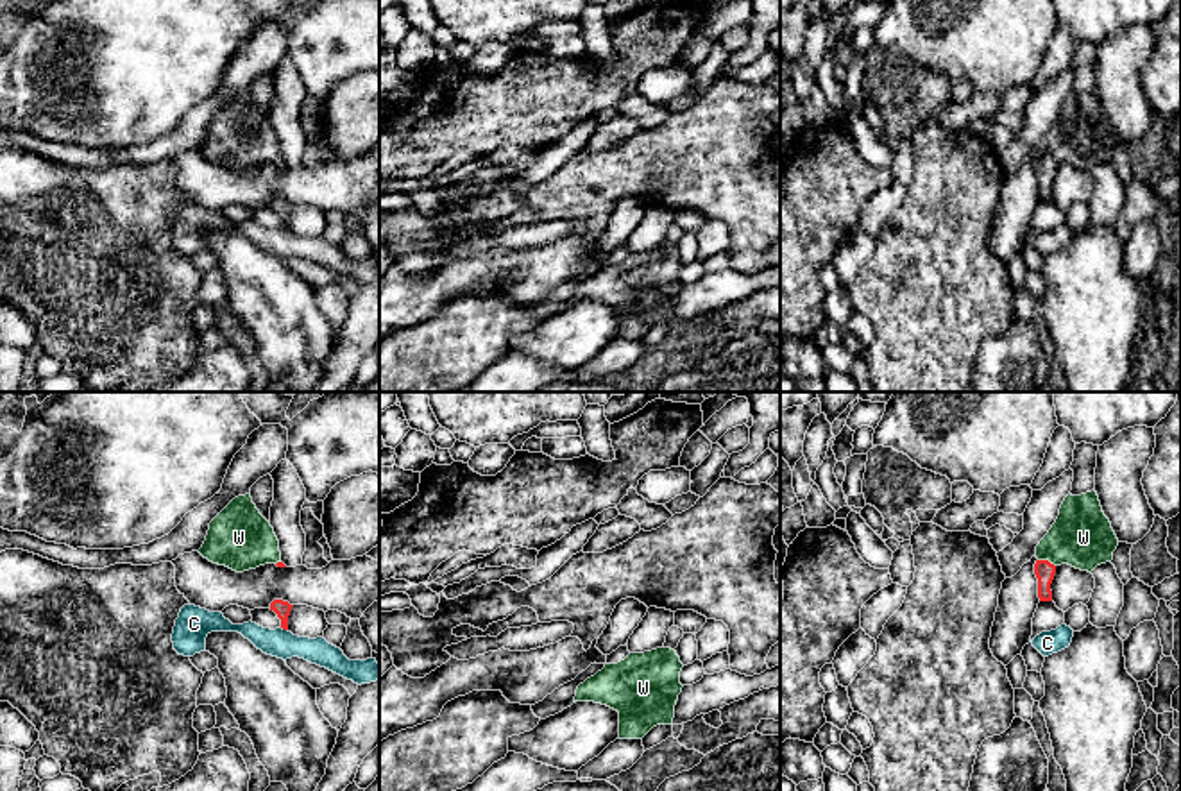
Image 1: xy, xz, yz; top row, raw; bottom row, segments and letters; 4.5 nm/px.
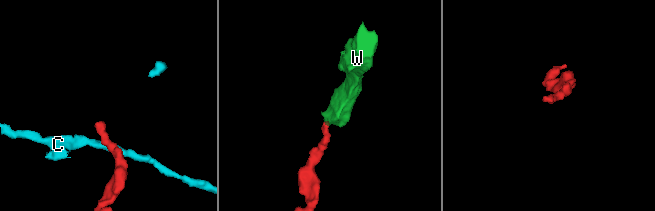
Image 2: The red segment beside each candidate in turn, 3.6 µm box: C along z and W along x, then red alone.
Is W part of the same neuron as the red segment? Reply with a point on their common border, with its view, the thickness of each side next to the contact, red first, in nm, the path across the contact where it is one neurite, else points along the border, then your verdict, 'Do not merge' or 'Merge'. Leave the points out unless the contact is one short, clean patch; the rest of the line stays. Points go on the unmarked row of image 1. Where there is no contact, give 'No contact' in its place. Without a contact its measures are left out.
Touches red at yz (1047, 160). Thickness 90 nm (red) against 280 nm. Path across: yz (1044, 169), (1047, 160), (1065, 142), (1083, 136). Merge

